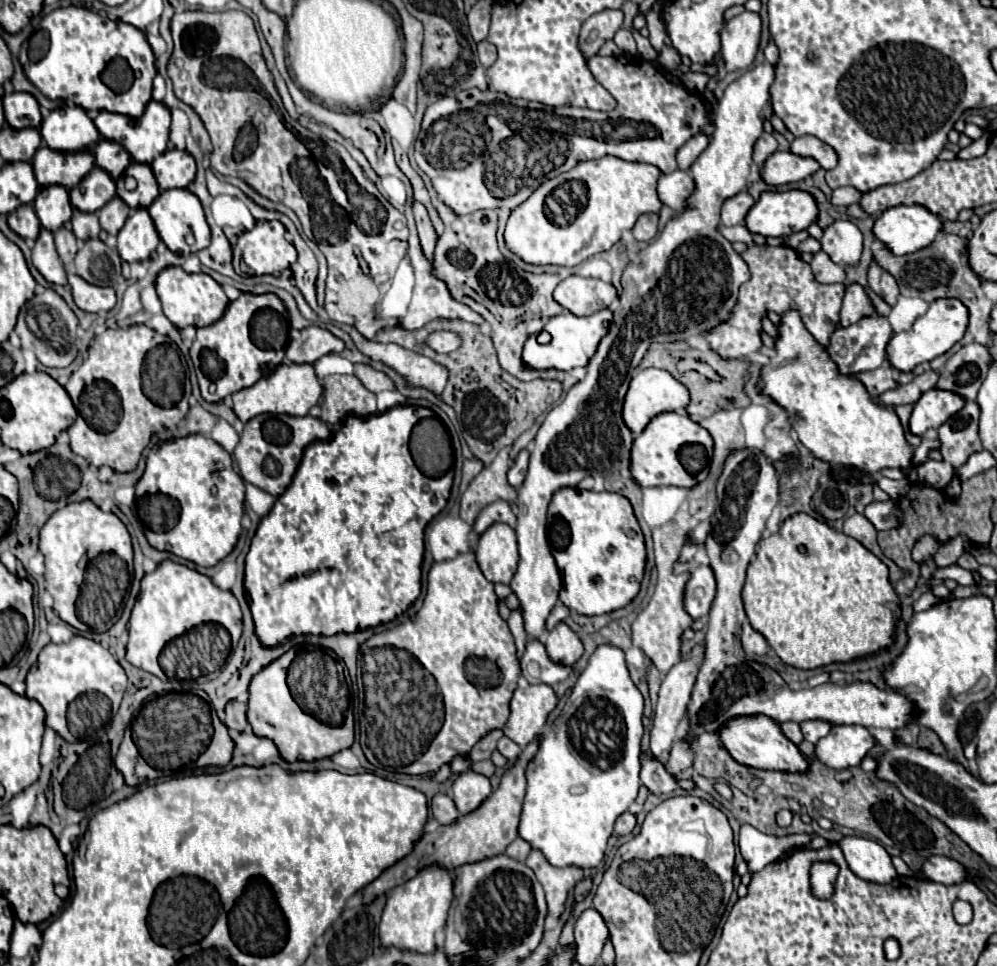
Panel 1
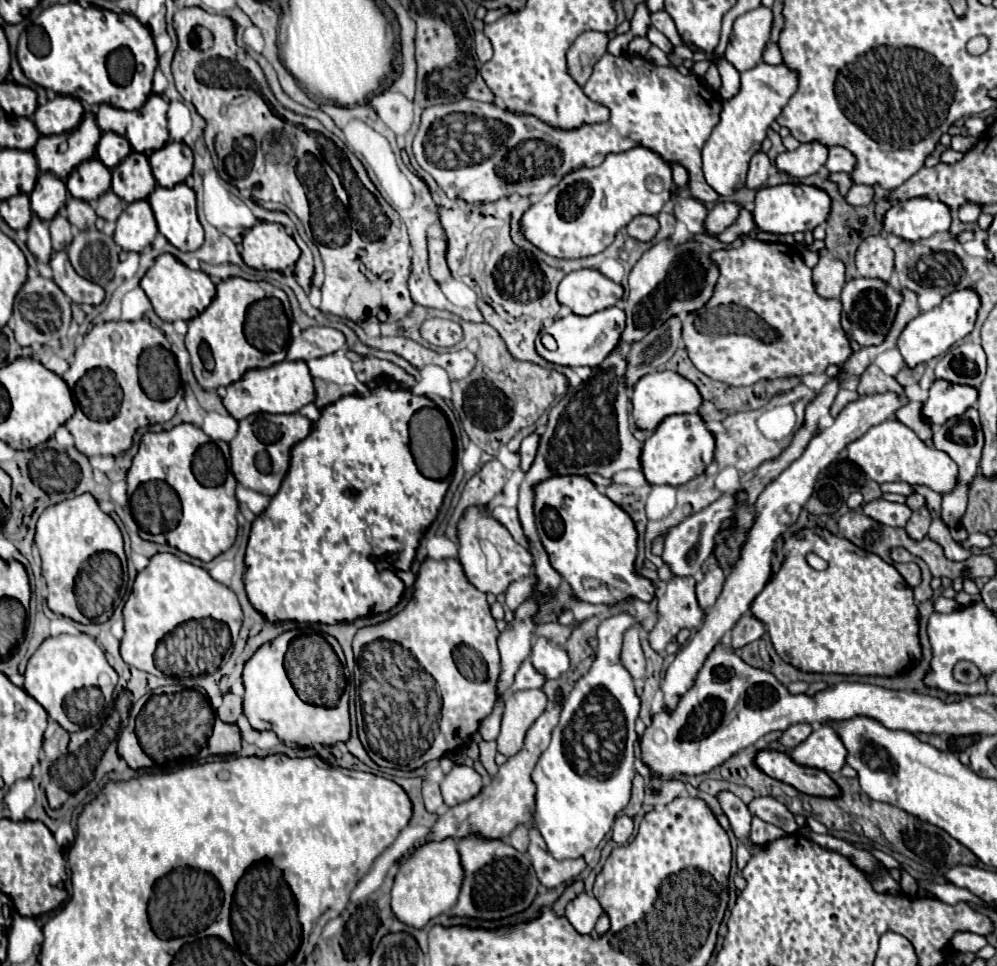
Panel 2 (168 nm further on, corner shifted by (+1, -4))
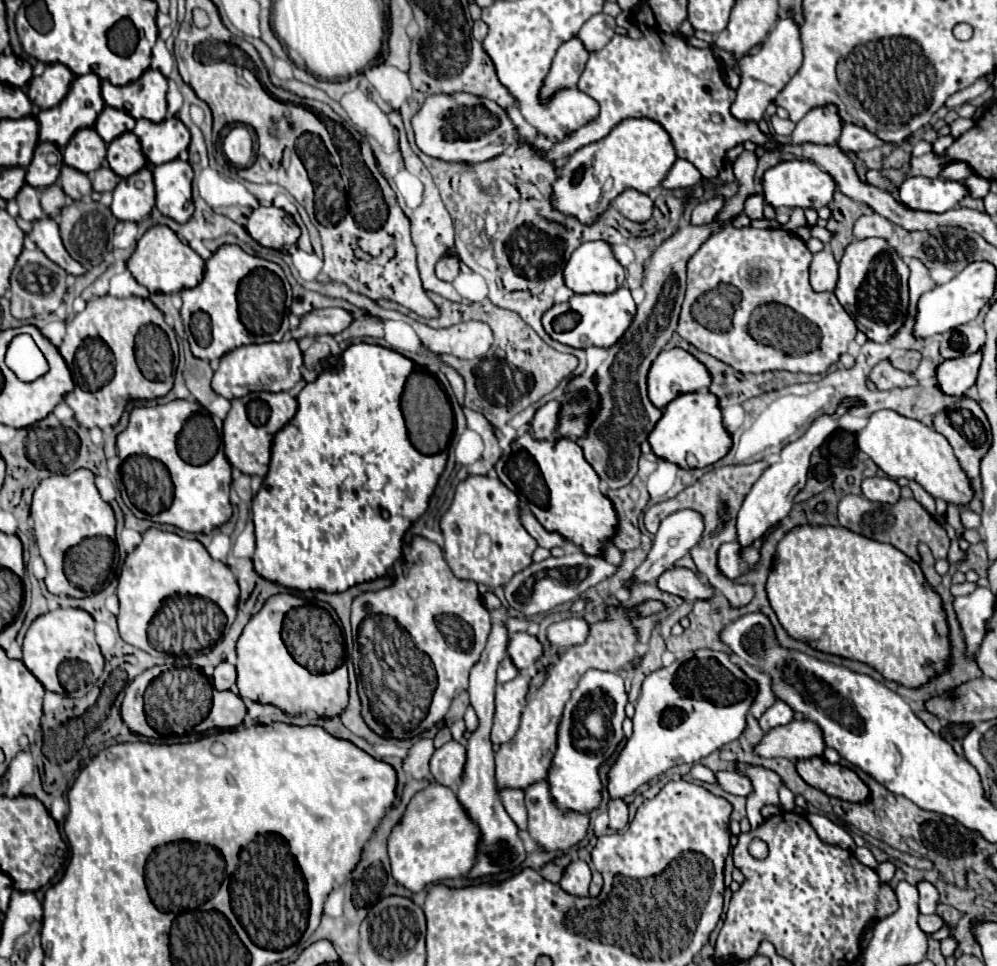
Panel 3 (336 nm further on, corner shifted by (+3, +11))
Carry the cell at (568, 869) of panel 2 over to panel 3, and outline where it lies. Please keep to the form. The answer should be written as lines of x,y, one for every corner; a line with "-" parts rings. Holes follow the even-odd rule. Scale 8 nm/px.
546,780
530,784
530,788
526,788
524,794
528,810
528,832
536,840
536,844
540,844
546,850
566,850
586,836
588,816
580,812
558,812
554,800
550,800
550,784
546,784

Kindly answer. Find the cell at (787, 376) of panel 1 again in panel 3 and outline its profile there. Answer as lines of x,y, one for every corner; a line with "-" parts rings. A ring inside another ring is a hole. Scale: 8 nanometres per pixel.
878,410
874,412
874,418
870,418
868,426
858,432
856,440
858,448
868,454
894,480
900,476
916,480
932,498
942,498
944,502
958,508
968,506
974,498
970,478
962,470
948,440
918,420
900,416
894,410

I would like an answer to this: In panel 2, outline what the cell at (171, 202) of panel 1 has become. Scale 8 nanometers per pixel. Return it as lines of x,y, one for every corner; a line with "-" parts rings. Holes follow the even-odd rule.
180,183
172,189
156,187
150,193
158,231
180,251
196,251
204,243
204,229
196,215
196,193

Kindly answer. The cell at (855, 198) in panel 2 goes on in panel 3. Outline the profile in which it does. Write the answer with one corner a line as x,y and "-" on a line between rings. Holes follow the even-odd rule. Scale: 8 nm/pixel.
870,170
868,174
866,174
866,182
870,182
872,186
876,186
876,188
882,188
882,190
888,190
890,194
896,194
896,186
888,180
888,178
884,178
878,170

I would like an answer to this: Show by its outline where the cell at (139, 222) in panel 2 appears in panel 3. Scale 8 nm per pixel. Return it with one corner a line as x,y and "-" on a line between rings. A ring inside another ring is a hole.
144,166
140,172
134,172
128,178
122,178
112,194
114,200
110,204
110,210
118,220
138,222
148,216
156,202
150,166

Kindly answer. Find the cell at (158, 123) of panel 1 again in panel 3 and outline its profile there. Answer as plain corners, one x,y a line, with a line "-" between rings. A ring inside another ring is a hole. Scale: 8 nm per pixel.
148,68
138,80
126,86
114,86
102,80
104,102
112,108
126,110
136,120
148,118
152,122
162,122
166,118
166,92
166,78
154,68

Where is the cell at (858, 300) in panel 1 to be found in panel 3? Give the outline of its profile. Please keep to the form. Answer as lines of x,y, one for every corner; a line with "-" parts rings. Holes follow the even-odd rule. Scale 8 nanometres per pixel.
882,238
852,240
840,260
840,278
834,290
840,304
856,320
858,328
874,342
888,342
908,316
908,266

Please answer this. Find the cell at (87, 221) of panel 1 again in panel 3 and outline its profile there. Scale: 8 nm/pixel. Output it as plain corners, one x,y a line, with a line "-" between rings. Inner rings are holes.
66,164
62,166
62,172
58,176
58,184
72,200
80,200
82,196
88,196
92,192
90,178
84,172
78,172
76,168
70,168

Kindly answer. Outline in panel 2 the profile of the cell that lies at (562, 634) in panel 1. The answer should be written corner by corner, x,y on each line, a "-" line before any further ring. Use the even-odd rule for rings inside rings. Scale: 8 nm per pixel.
538,637
532,643
532,665
548,679
556,679
568,671
570,657
564,647
552,645
546,637

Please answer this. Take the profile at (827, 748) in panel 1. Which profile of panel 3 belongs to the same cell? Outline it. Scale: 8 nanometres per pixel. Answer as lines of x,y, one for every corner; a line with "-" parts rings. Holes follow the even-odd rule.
810,720
790,722
778,728
768,730
758,748
754,748
762,758
788,758
788,760
802,760
822,756
824,740
820,728

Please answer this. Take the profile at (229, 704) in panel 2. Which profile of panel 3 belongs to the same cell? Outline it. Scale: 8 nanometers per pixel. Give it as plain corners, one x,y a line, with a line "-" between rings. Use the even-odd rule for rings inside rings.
220,662
214,668
214,688
216,690
230,690
236,682
236,668
230,662

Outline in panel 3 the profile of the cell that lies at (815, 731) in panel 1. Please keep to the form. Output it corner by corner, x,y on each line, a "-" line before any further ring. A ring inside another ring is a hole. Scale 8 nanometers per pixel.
776,700
776,702
758,718
758,724
760,724
760,728
762,728
764,732
768,732
770,728
784,726
784,724
792,722
792,716
794,716
792,708
790,708
786,702

